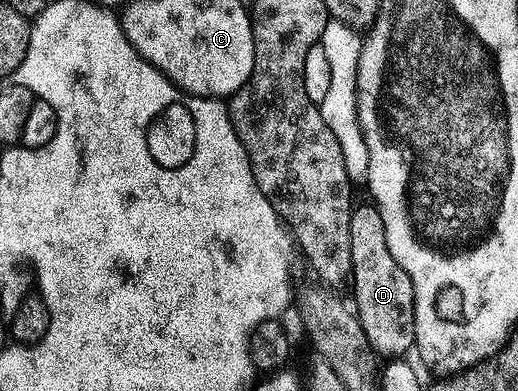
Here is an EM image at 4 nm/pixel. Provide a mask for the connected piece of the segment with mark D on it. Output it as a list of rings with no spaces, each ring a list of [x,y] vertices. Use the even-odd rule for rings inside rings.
[[[366,202],[352,209],[349,213],[349,229],[351,230],[351,281],[353,280],[353,300],[357,321],[361,323],[363,334],[367,338],[370,349],[381,350],[383,353],[393,356],[389,358],[401,358],[408,348],[412,349],[417,342],[415,334],[415,290],[411,278],[407,278],[407,270],[395,262],[391,250],[387,250],[387,230],[383,226],[383,218],[379,218],[379,210],[376,204]]]

